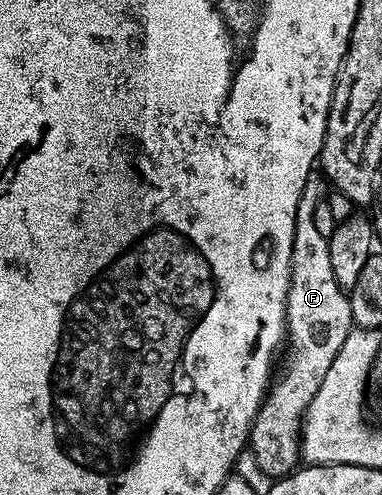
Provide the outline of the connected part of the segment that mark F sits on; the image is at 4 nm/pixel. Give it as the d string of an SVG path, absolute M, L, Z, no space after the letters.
M312 171L305 179L305 187L301 191L301 199L297 203L297 215L293 227L293 259L291 260L291 282L287 292L287 335L285 338L287 362L283 370L270 382L267 395L259 404L255 421L251 425L249 451L261 471L272 479L286 477L300 464L301 438L303 436L303 416L307 413L313 395L317 395L321 383L325 383L325 374L329 371L329 363L337 359L337 351L341 351L341 343L351 334L351 298L348 290L342 289L333 275L333 263L329 263L328 238L317 232L313 223L313 211L317 211L317 203L326 198L329 182L322 172Z

